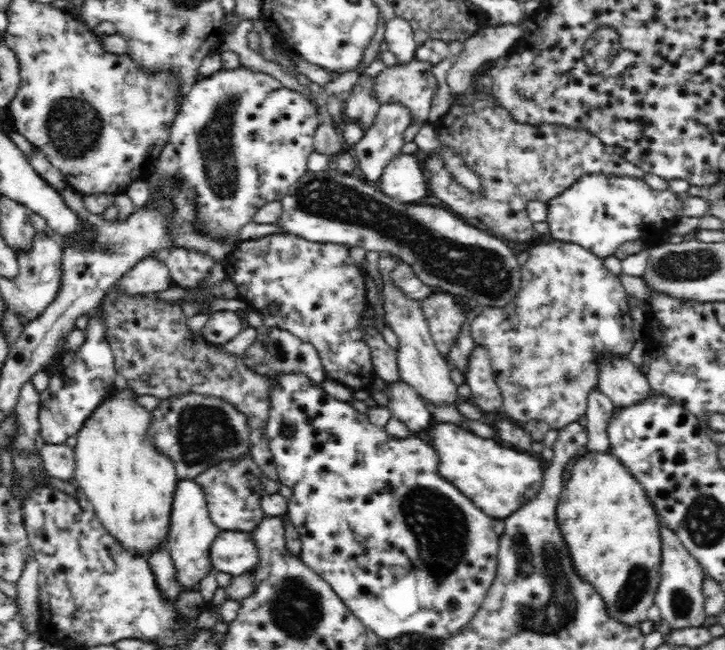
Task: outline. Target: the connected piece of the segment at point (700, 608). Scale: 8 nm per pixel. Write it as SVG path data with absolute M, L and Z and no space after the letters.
M660 522L663 537L661 550L660 582L654 594L654 604L658 606L661 618L670 624L673 630L684 628L701 628L706 620L704 613L705 598L703 580L705 577L702 565L677 540L676 533Z

